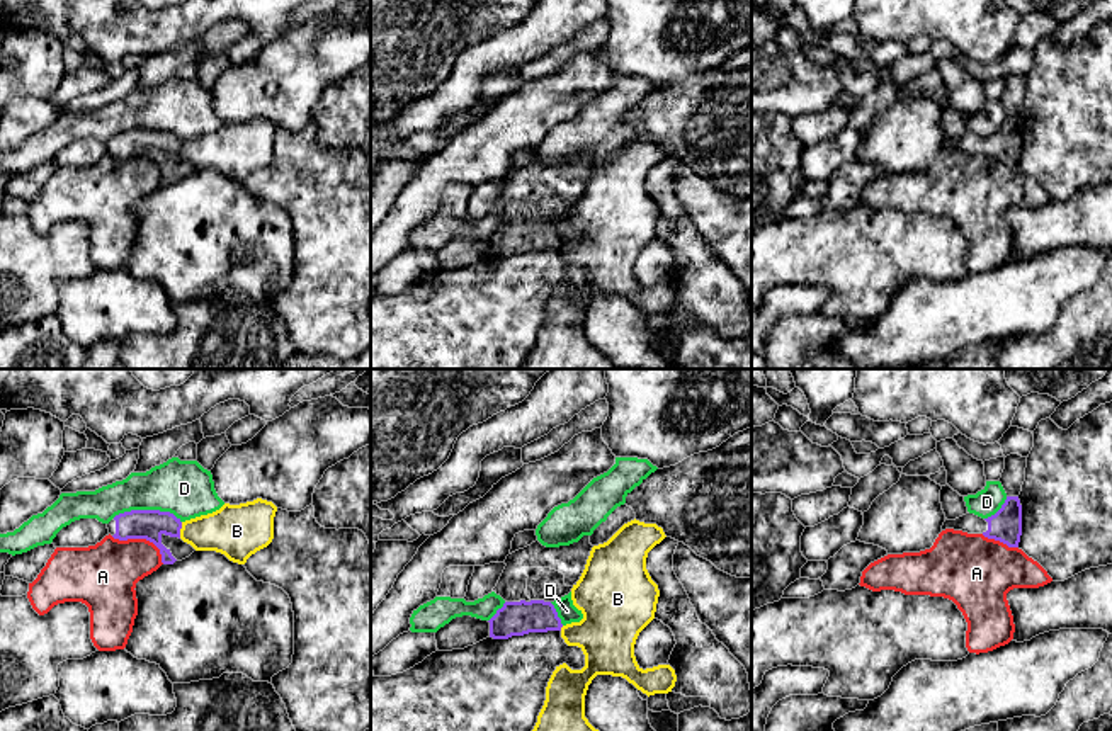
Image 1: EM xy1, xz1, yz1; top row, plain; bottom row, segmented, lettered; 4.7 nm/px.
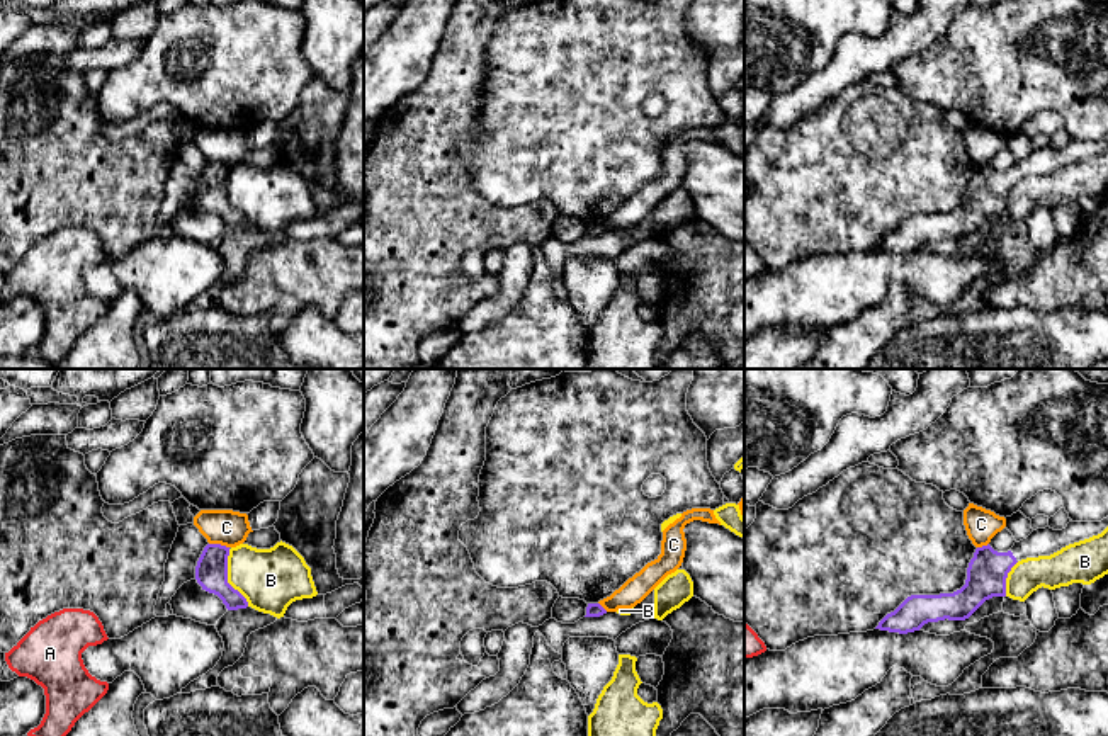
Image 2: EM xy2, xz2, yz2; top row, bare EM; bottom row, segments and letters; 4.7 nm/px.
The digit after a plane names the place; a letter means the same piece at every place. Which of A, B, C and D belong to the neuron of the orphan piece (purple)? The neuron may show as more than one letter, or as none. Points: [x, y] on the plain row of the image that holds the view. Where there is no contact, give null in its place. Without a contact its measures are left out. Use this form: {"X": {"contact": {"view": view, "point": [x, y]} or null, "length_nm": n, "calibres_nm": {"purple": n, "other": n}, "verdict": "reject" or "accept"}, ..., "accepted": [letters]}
{"A": {"contact": {"view": "xy1", "point": [141, 157]}, "length_nm": 280, "calibres_nm": {"purple": 140, "other": 300}, "verdict": "reject"}, "B": {"contact": {"view": "xy2", "point": [226, 198]}, "length_nm": 280, "calibres_nm": {"purple": 160, "other": 300}, "verdict": "reject"}, "C": {"contact": {"view": "xy2", "point": [220, 164]}, "length_nm": 100, "calibres_nm": {"purple": 160, "other": 170}, "verdict": "reject"}, "D": {"contact": {"view": "xy1", "point": [147, 130]}, "length_nm": 320, "calibres_nm": {"purple": 140, "other": 260}, "verdict": "reject"}, "accepted": []}

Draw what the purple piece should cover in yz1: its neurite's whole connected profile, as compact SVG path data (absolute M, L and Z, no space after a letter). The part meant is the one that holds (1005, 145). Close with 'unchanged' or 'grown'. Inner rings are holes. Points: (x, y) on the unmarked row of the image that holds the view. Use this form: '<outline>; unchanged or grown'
M1007 116L1001 128L988 136L981 138L974 133L966 133L956 139L947 139L942 150L954 148L967 153L983 153L988 158L1000 160L1008 167L1018 167L1022 155L1022 124L1018 116Z; grown

